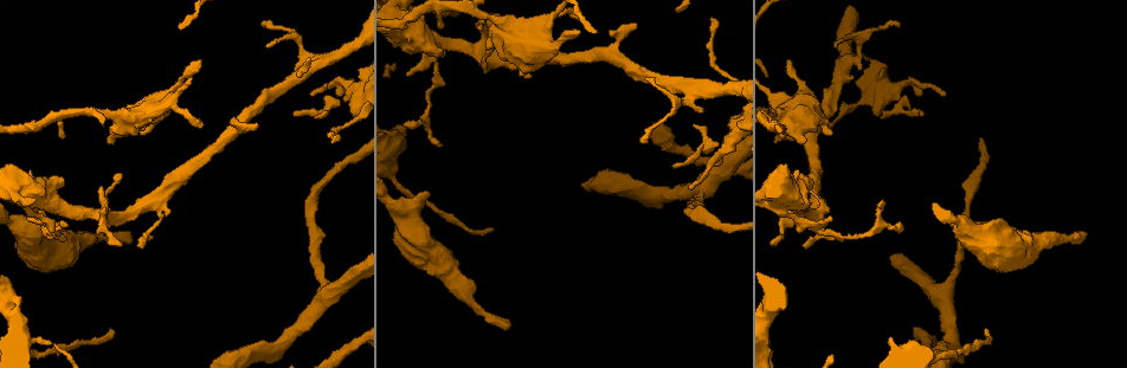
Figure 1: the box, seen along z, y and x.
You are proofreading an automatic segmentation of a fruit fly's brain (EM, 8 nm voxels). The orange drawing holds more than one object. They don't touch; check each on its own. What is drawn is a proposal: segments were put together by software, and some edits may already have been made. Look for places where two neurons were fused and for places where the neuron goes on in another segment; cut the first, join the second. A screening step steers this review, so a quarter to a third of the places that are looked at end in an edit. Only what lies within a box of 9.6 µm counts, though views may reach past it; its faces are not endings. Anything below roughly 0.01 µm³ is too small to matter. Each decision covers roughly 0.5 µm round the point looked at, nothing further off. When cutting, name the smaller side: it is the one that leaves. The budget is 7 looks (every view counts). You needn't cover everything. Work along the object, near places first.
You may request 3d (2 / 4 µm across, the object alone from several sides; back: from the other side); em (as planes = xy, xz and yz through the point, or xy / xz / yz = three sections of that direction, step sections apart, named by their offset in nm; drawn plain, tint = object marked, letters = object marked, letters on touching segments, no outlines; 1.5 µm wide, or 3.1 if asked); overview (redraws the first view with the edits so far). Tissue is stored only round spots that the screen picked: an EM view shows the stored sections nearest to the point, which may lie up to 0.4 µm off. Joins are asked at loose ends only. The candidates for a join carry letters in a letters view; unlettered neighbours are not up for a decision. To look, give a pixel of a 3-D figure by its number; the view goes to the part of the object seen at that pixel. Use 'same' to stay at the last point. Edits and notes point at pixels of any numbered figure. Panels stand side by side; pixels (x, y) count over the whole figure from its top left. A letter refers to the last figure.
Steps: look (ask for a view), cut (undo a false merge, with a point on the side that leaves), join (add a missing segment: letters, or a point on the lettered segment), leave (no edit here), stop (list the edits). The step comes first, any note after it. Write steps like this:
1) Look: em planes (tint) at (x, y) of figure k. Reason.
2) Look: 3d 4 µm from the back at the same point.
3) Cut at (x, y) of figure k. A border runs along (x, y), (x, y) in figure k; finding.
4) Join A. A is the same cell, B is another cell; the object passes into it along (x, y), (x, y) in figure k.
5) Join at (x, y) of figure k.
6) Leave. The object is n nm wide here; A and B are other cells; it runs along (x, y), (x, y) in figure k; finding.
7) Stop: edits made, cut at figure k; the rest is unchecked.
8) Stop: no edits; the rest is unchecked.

Look: em xz step 8 (tint) at (1083, 233) of figure 1. Free end.

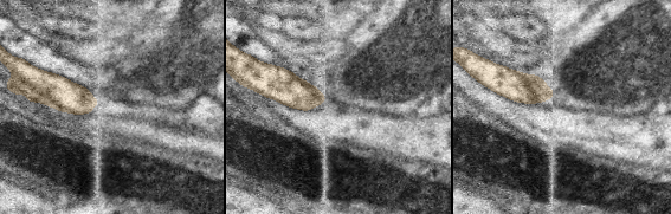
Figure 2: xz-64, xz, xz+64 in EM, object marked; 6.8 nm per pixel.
Look: em planes (letters) at the same point. Another direction.

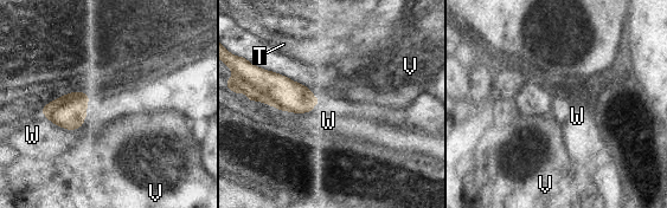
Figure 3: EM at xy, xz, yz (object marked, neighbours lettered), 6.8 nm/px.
Leave. T, V and W are other cells; a border runs along (238, 92), (294, 112), (320, 102) in figure 3; no lettered segment goes on from it.

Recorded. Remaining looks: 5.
Look: em planes (letters) at (985, 331) of figure 1. Thin end.

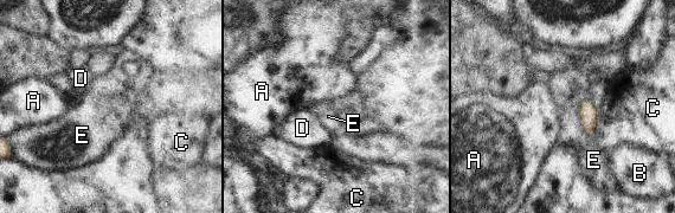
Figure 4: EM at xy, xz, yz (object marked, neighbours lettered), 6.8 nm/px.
Leave. A, B, C, D and E are other cells; none of them fits.

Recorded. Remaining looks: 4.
Look: em planes (letters) at (951, 224) of figure 1. Stops while still wide.

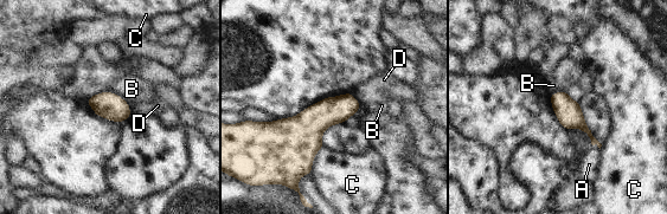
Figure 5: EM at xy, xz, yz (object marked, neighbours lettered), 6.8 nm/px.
Leave. The longest contact is with C, 220 nm; A, B, C and D are other cells; a border runs along (127, 103), (130, 116) in figure 5; no lettered segment goes on from it.

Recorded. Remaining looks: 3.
Stop: no edits; the rest is unchecked.

